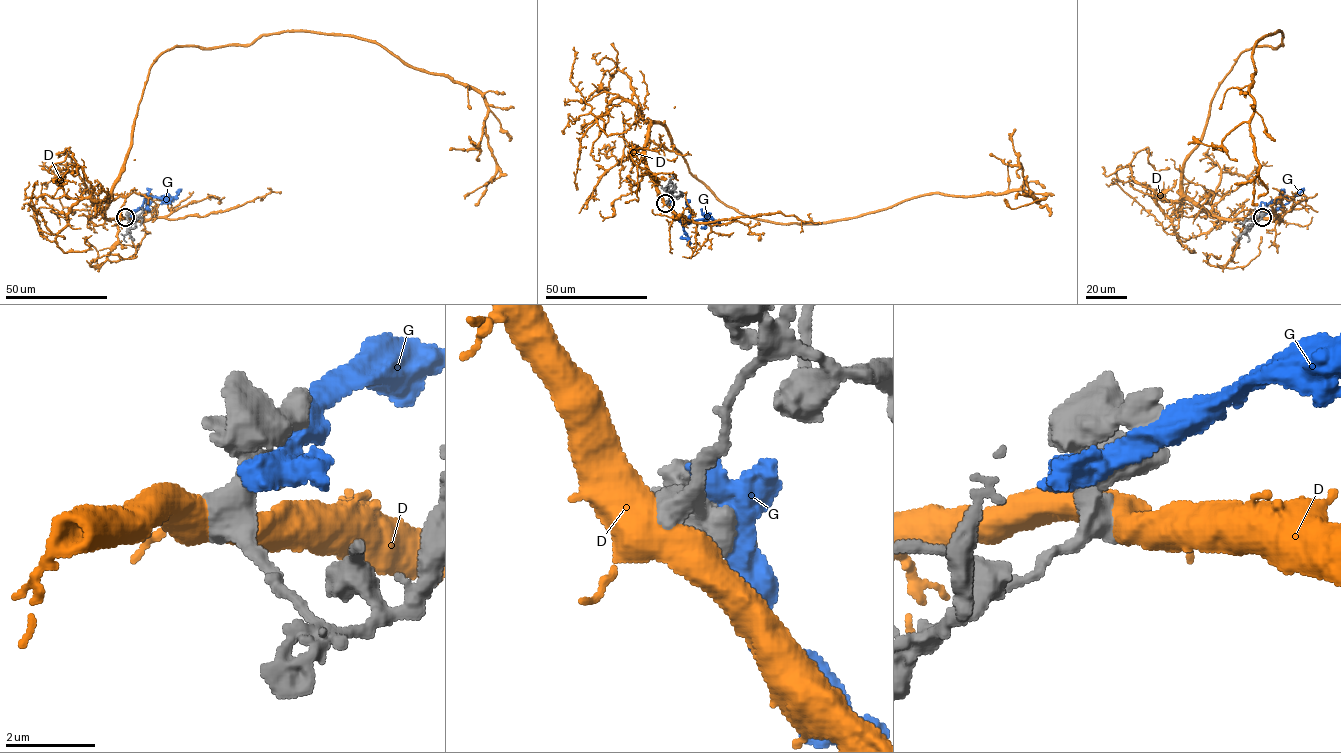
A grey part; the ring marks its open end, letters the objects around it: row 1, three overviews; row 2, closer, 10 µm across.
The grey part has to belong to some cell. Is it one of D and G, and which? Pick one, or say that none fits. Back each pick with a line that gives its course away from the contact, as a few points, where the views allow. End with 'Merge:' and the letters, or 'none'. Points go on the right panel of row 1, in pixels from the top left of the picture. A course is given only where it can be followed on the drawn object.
Merge: none

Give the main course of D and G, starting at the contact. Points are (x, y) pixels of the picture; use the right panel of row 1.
D: (1262, 218), (1212, 217), (1182, 168), (1235, 60), (1282, 45), (1280, 31), (1253, 50), (1257, 199)
G: (1262, 215), (1282, 209), (1278, 197), (1284, 189)

